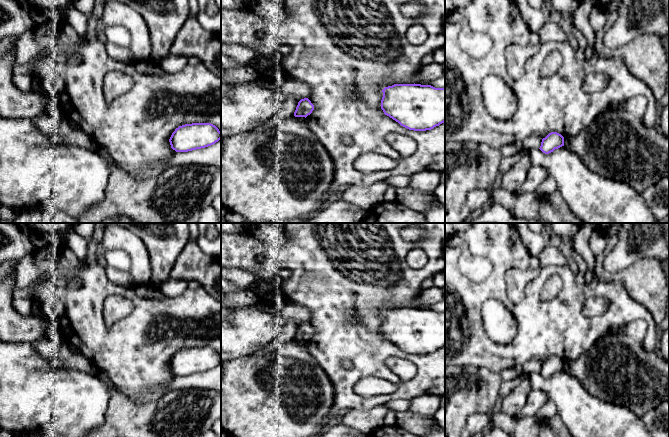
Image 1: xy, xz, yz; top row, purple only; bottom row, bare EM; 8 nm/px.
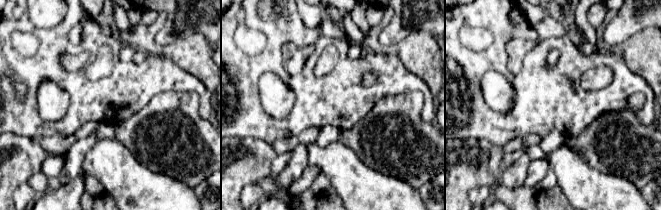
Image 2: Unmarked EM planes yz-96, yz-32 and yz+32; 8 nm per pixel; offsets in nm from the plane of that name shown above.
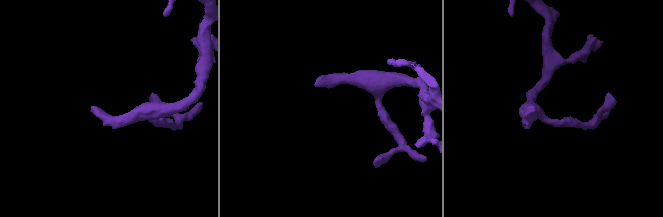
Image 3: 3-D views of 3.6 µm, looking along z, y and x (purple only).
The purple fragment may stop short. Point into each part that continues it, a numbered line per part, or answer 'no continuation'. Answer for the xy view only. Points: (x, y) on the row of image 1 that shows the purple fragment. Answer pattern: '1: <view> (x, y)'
no continuation

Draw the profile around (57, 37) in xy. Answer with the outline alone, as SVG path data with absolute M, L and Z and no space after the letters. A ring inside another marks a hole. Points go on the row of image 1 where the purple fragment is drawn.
M67 21L35 25L18 37L14 47L15 63L29 64L48 52L66 54L83 41Z

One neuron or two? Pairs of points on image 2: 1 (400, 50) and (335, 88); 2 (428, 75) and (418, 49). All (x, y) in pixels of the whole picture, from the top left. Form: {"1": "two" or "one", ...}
{"1": "two", "2": "one"}

